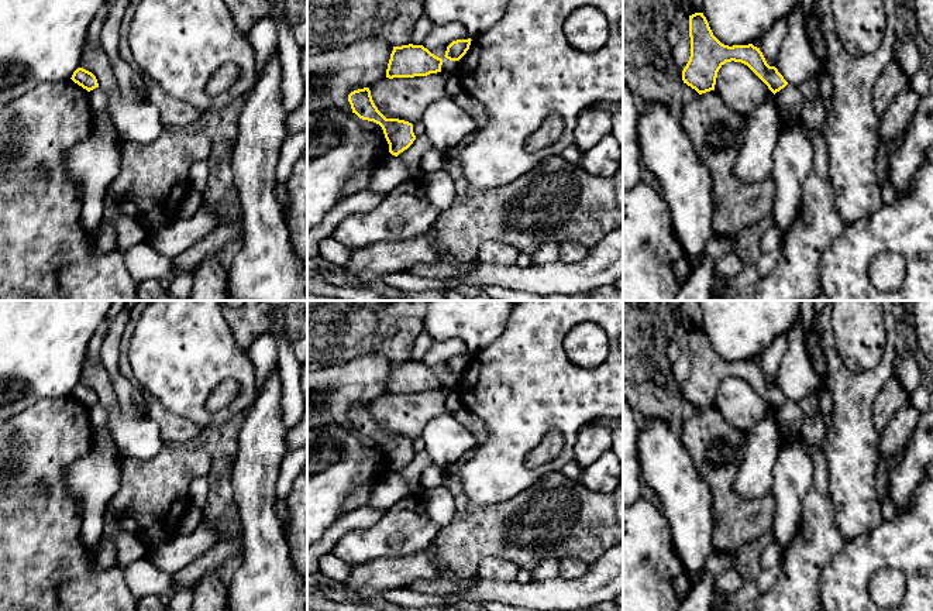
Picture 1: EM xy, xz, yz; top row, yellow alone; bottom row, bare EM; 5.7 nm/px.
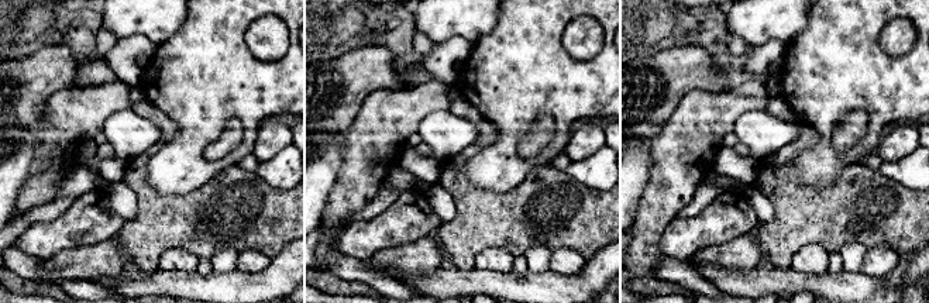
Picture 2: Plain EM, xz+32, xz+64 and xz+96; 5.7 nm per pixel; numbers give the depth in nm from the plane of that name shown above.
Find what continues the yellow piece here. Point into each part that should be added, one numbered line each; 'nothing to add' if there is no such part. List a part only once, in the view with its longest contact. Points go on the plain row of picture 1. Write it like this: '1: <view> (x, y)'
nothing to add

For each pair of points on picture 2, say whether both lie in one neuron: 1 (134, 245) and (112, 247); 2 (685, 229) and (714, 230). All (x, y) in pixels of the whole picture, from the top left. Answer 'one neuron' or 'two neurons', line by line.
1: two neurons
2: one neuron

